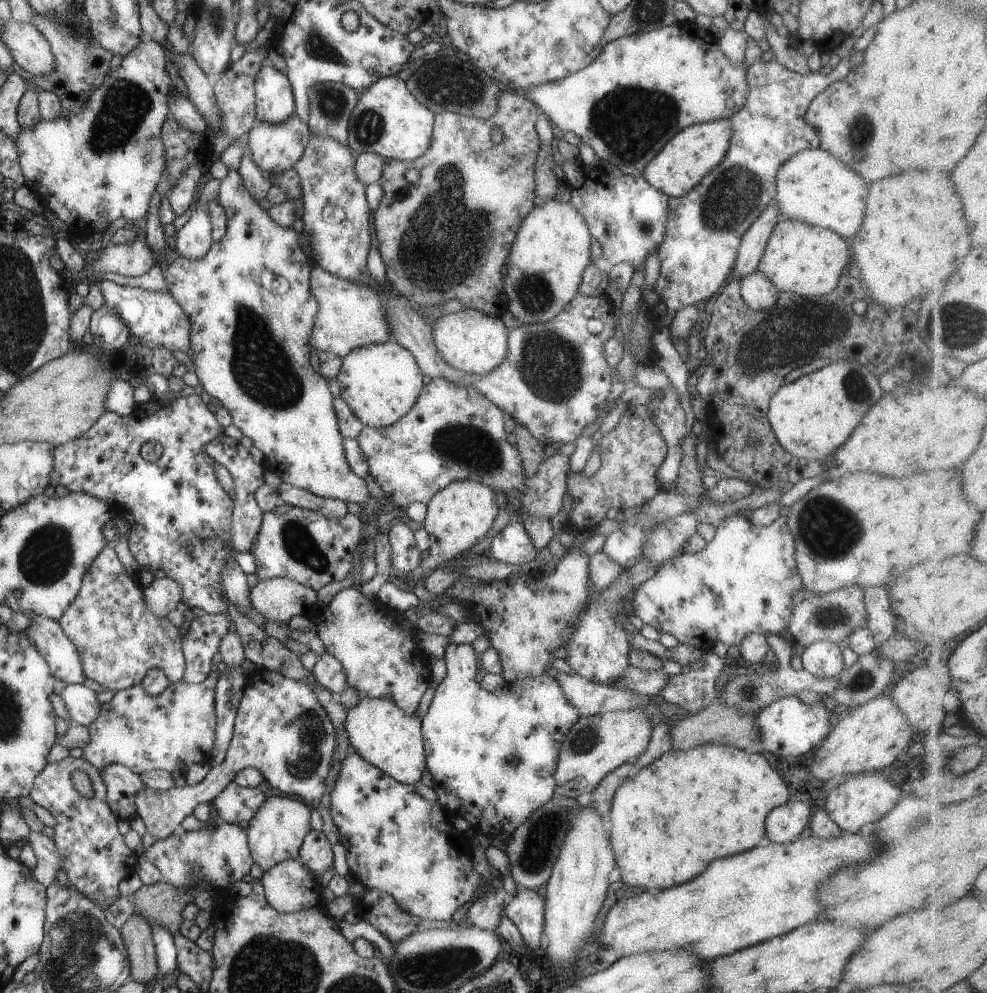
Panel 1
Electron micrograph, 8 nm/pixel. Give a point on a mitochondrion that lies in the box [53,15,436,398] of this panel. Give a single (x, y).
(125, 106)

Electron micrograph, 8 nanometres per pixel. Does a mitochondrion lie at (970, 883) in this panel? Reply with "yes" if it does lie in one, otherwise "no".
no

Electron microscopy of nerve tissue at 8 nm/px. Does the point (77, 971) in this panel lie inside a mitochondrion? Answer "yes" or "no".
yes

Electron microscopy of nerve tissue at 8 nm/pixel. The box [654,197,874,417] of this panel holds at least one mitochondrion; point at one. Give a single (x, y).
(775, 342)

